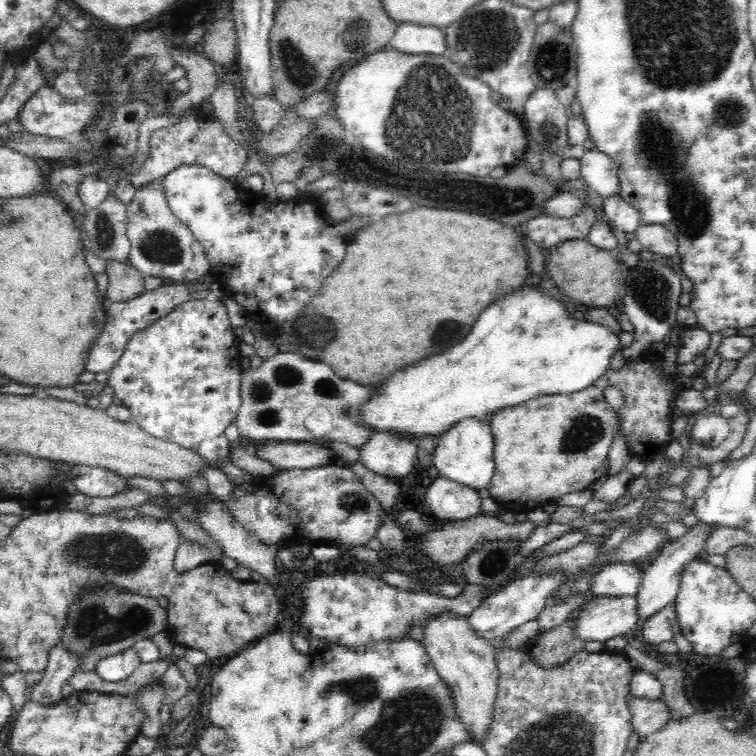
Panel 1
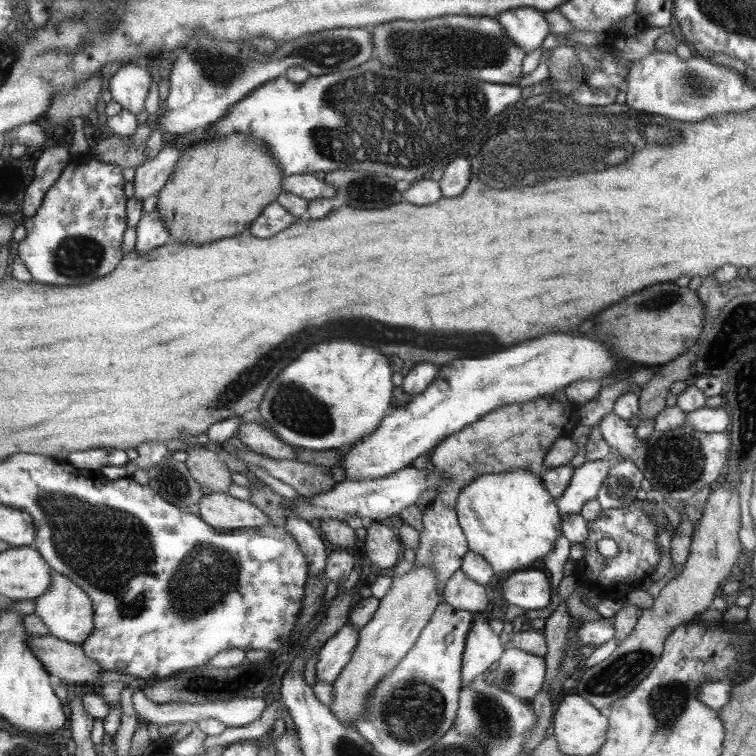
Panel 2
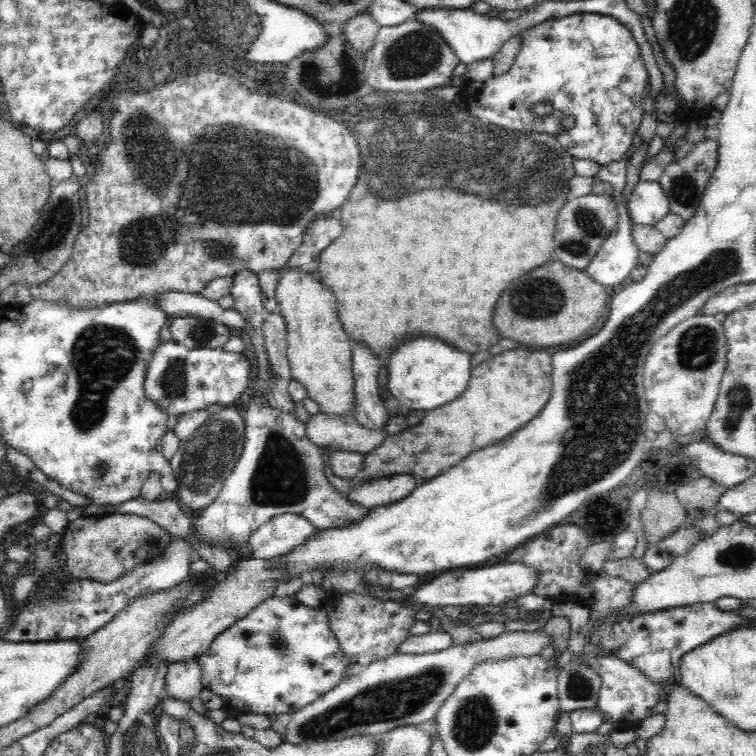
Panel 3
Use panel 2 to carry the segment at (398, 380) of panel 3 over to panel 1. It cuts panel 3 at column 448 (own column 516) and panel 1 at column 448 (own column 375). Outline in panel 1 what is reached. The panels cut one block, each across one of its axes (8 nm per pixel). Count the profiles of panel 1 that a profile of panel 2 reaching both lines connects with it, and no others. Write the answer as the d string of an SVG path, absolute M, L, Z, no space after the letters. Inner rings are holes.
M476 417L461 418L450 426L434 448L433 465L438 469L439 477L456 481L460 485L480 490L486 488L490 478L494 476L494 438L486 422Z

